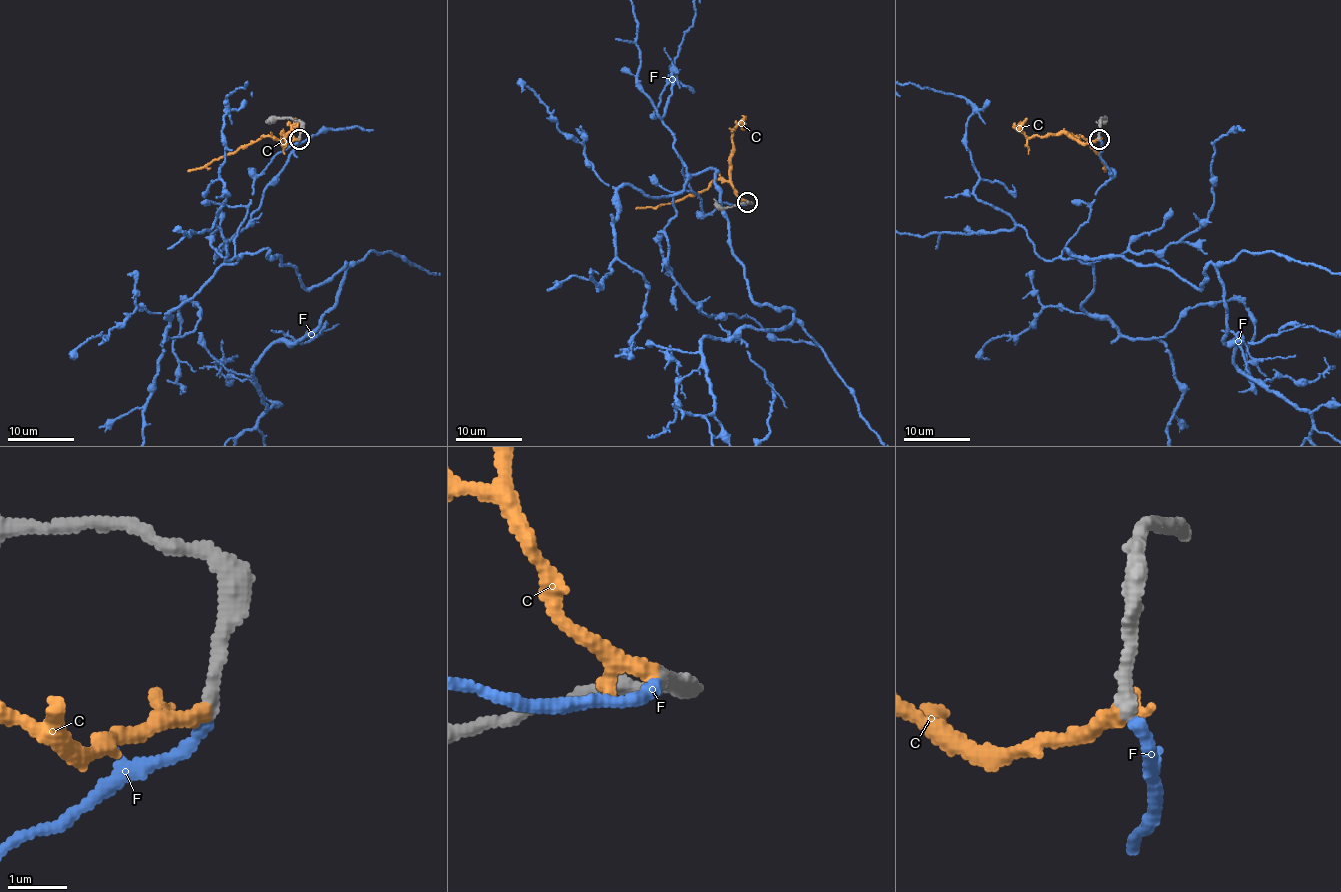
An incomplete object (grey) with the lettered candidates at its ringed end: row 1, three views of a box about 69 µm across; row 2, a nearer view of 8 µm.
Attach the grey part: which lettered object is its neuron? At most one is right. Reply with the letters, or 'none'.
F

